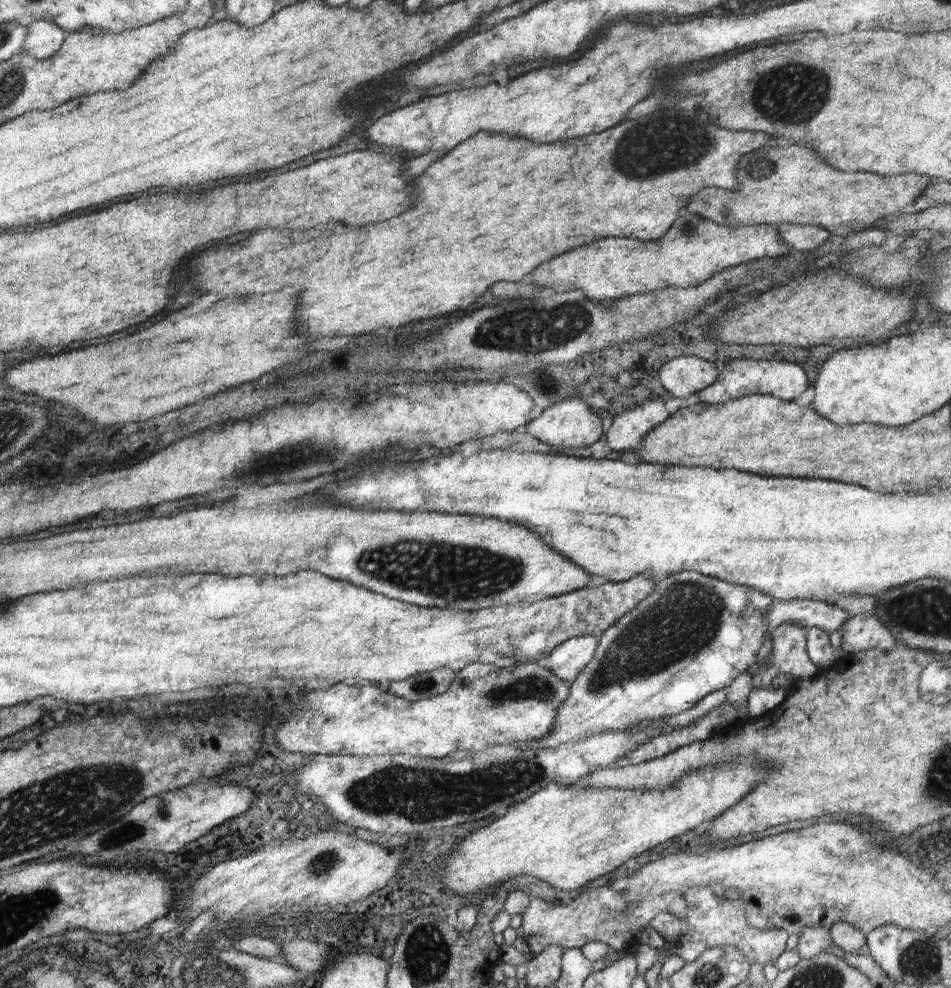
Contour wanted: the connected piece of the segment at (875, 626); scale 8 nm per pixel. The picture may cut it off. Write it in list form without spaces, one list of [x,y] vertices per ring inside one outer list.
[[[852,613],[841,632],[841,649],[844,653],[876,648],[889,650],[896,644],[895,636],[871,614]]]

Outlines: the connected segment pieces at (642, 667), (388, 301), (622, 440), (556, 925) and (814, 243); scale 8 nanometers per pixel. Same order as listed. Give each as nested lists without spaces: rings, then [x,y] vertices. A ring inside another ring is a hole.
[[[680,571],[657,581],[654,592],[599,636],[592,660],[570,683],[570,696],[558,708],[552,732],[525,748],[554,748],[596,732],[618,732],[644,720],[668,718],[686,712],[707,694],[726,689],[732,680],[756,664],[756,652],[771,635],[764,614],[774,601],[776,598],[756,588],[728,584],[696,571]]]
[[[656,110],[654,114],[648,114],[644,118],[632,120],[632,122],[624,122],[618,124],[602,134],[592,134],[592,136],[584,136],[584,138],[572,138],[562,142],[554,142],[554,144],[532,144],[528,140],[524,140],[524,136],[506,136],[506,134],[492,134],[492,132],[480,132],[470,137],[468,140],[462,142],[457,147],[450,149],[442,160],[434,162],[428,170],[424,170],[420,176],[416,176],[414,180],[414,196],[416,196],[416,204],[386,222],[378,222],[378,224],[370,224],[370,226],[362,226],[362,228],[348,228],[348,226],[338,226],[340,232],[334,234],[322,234],[316,232],[314,228],[308,232],[290,232],[288,234],[280,234],[276,230],[264,230],[264,232],[256,232],[252,238],[240,242],[240,246],[232,244],[222,244],[218,248],[206,248],[202,250],[202,254],[198,254],[198,258],[192,260],[194,266],[194,278],[192,284],[202,292],[202,294],[218,294],[222,298],[226,296],[246,296],[246,294],[266,294],[272,290],[280,290],[286,286],[292,288],[300,288],[300,308],[296,310],[296,326],[300,328],[300,332],[304,332],[310,340],[314,338],[326,338],[326,336],[362,336],[362,334],[372,334],[378,328],[398,328],[404,326],[408,322],[420,320],[420,318],[434,318],[440,314],[450,314],[456,310],[464,310],[468,308],[472,302],[476,302],[476,298],[486,292],[494,282],[498,280],[508,280],[508,282],[520,282],[524,276],[528,276],[538,264],[548,262],[550,256],[558,256],[564,254],[572,248],[578,248],[582,244],[594,242],[598,238],[640,238],[640,240],[652,240],[656,242],[658,238],[662,238],[666,234],[666,230],[672,226],[676,212],[680,206],[686,205],[692,196],[706,188],[706,186],[720,186],[726,190],[734,190],[736,186],[736,178],[734,178],[734,170],[738,160],[746,154],[752,152],[756,148],[764,148],[772,144],[770,138],[766,134],[760,132],[728,132],[724,128],[714,126],[708,116],[704,116],[700,110],[694,112],[676,112],[676,110]]]
[[[647,399],[640,406],[615,416],[605,440],[614,454],[637,449],[646,434],[668,420],[670,414],[664,404],[660,399]]]
[[[604,886],[604,888],[594,888],[594,890],[588,889],[569,902],[548,902],[532,896],[530,897],[530,902],[524,908],[524,912],[521,914],[521,926],[522,932],[524,932],[523,939],[529,946],[529,952],[533,956],[540,954],[548,946],[581,949],[582,946],[590,942],[601,942],[610,946],[610,948],[614,948],[614,950],[620,951],[624,948],[625,942],[628,947],[636,947],[639,943],[635,939],[634,934],[638,934],[643,927],[654,920],[657,914],[662,914],[662,912],[669,912],[676,916],[676,918],[684,918],[686,916],[686,902],[684,902],[684,898],[680,895],[670,893],[662,896],[644,896],[639,901],[632,903],[624,898],[624,891],[616,892],[612,886],[610,888]]]
[[[782,223],[775,224],[774,228],[780,232],[782,240],[798,254],[808,255],[815,252],[830,238],[830,233],[825,228],[812,225]]]

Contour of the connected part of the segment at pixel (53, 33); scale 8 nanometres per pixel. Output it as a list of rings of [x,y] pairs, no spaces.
[[[39,20],[26,28],[28,28],[28,36],[26,36],[26,42],[24,42],[21,52],[32,54],[38,60],[54,56],[64,44],[66,36],[70,34],[70,31],[56,26],[53,21]]]

